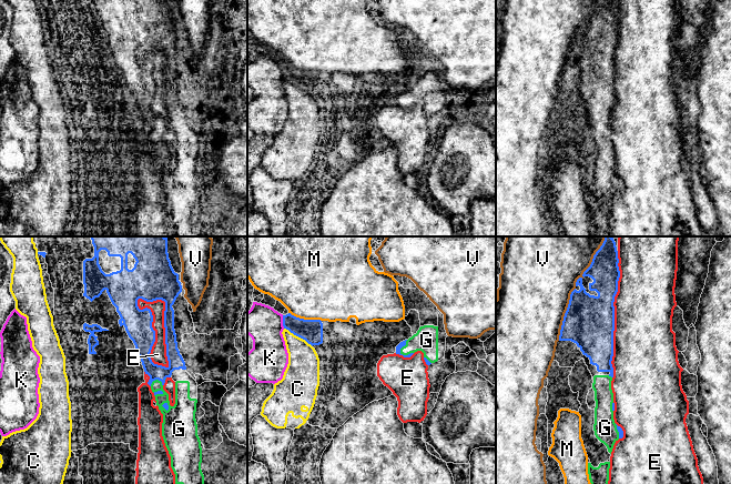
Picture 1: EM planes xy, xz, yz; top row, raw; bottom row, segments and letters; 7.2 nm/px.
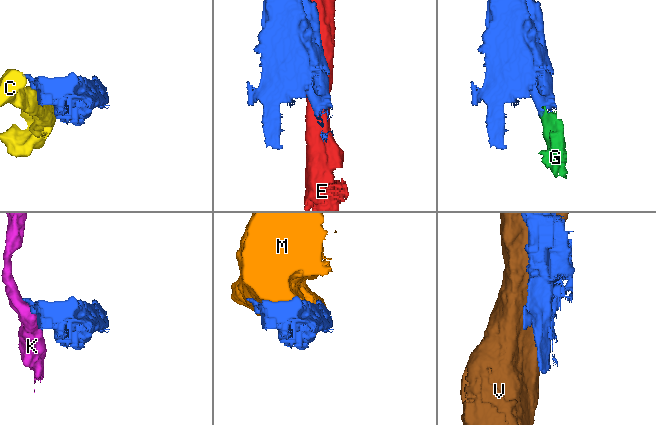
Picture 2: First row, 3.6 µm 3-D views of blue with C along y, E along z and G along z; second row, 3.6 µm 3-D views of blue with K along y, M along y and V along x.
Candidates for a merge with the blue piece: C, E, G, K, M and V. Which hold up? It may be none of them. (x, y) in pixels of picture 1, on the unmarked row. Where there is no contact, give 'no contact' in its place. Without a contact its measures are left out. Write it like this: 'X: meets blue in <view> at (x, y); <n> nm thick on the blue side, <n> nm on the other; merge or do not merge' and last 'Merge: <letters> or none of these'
C: meets blue in xz at (298, 88); 160 nm thick on the blue side, 240 nm on the other; do not merge
E: meets blue in xy at (164, 73); 200 nm thick on the blue side, 120 nm on the other; do not merge
G: meets blue in xz at (402, 98); 40 nm thick on the blue side, 180 nm on the other; merge
K: meets blue in xz at (283, 73); 160 nm thick on the blue side, 260 nm on the other; do not merge
M: meets blue in xz at (305, 71); 160 nm thick on the blue side, 480 nm on the other; do not merge
V: meets blue in yz at (565, 66); 360 nm thick on the blue side, 500 nm on the other; do not merge
Merge: G

